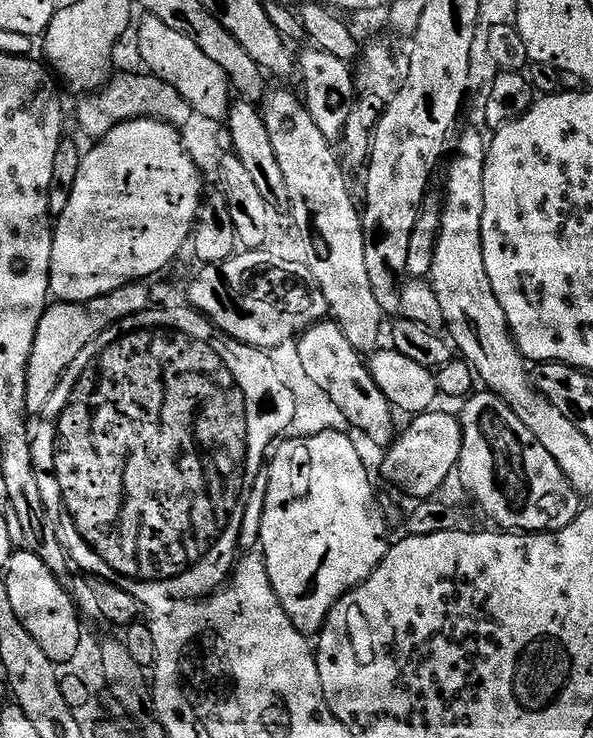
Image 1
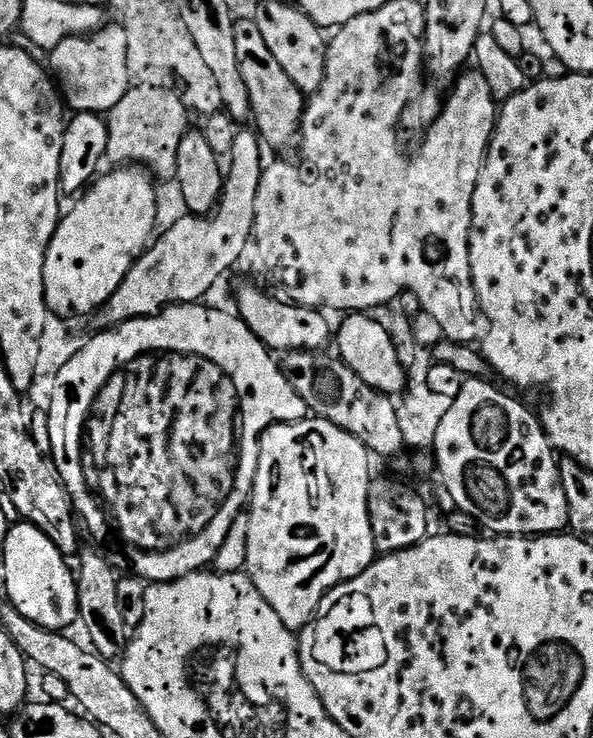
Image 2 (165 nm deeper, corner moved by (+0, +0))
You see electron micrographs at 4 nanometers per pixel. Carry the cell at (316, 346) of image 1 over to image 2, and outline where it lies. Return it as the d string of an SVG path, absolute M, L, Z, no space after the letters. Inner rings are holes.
M244 284L236 292L235 311L266 347L280 354L324 350L333 343L334 328L333 325L328 325L328 320L324 317L327 315L323 311L303 308L300 304L281 300L275 300L270 293L263 292L256 284Z

